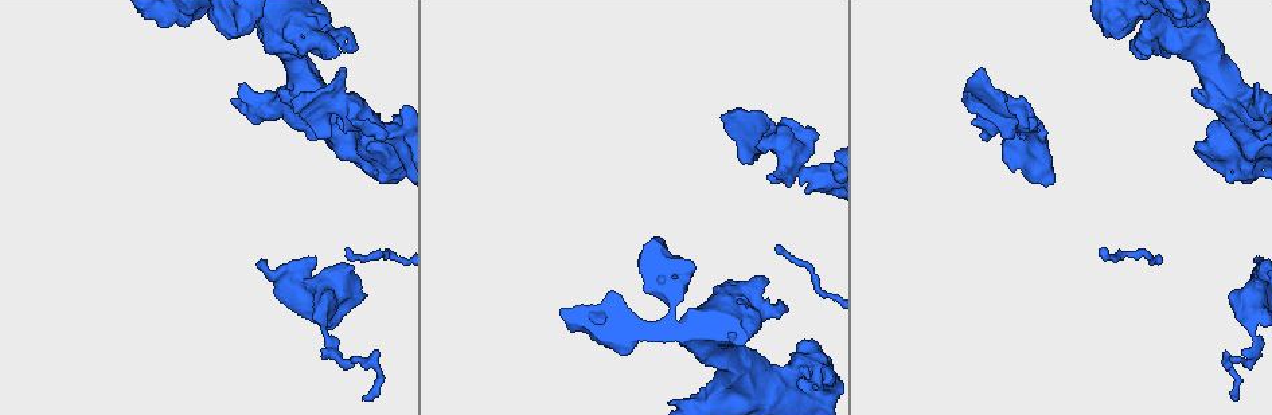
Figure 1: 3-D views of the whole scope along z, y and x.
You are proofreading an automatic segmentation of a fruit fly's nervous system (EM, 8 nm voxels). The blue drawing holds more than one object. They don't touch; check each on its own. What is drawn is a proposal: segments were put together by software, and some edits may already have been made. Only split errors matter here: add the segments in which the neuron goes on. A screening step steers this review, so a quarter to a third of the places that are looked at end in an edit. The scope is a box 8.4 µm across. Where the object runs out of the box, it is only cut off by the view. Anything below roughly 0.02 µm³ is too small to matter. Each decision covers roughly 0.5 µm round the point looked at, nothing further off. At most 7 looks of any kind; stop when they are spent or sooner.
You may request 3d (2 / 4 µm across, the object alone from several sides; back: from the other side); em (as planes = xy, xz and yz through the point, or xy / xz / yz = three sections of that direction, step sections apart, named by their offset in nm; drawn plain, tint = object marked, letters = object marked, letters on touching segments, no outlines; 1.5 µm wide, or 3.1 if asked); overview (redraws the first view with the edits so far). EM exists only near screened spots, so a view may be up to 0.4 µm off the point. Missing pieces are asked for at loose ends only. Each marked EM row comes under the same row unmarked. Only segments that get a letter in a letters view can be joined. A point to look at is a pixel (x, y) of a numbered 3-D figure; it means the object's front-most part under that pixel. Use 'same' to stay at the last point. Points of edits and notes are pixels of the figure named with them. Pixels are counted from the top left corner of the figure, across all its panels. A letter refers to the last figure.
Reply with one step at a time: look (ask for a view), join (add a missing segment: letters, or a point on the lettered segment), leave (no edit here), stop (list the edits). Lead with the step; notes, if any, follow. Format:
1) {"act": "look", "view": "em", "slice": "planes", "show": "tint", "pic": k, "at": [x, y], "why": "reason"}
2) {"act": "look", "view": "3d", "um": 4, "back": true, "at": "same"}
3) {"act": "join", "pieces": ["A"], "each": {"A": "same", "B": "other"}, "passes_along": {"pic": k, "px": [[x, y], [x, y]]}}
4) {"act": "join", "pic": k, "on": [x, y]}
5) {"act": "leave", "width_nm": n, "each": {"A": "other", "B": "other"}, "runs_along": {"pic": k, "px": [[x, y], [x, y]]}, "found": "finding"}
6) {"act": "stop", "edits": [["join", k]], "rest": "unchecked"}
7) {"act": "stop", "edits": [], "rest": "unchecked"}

{"act": "look", "view": "em", "slice": "planes", "show": "letters", "pic": 1, "at": [807, 370], "why": "an open end"}

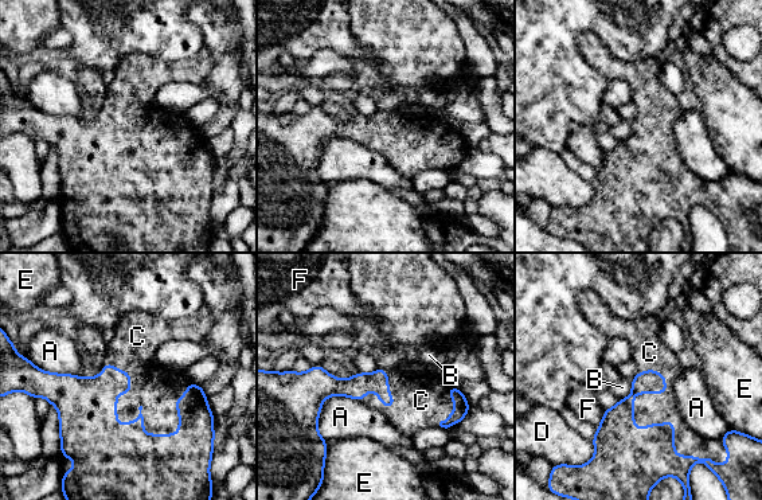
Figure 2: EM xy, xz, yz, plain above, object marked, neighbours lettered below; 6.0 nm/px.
{"act": "join", "pieces": ["C"], "each": {"A": "other", "B": "other", "C": "same", "D": "other", "E": "other", "F": "other"}, "passes_along": {"pic": 2, "px": [[112, 461], [116, 420], [147, 391]]}, "found": "it goes on there"}

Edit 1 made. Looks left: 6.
{"act": "look", "view": "overview"}

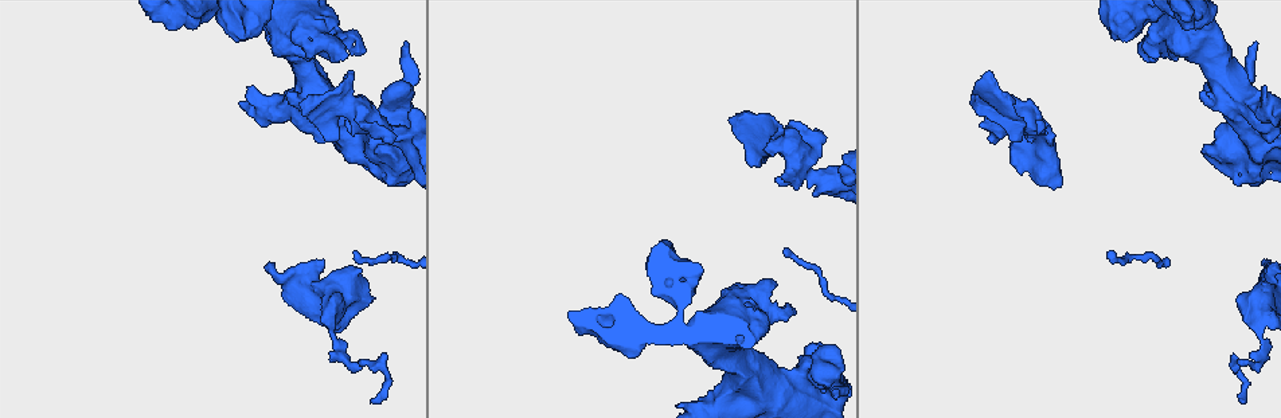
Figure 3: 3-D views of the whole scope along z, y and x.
{"act": "look", "view": "em", "slice": "xy", "step": 4, "show": "letters", "pic": 3, "at": [820, 134], "why": "free end"}

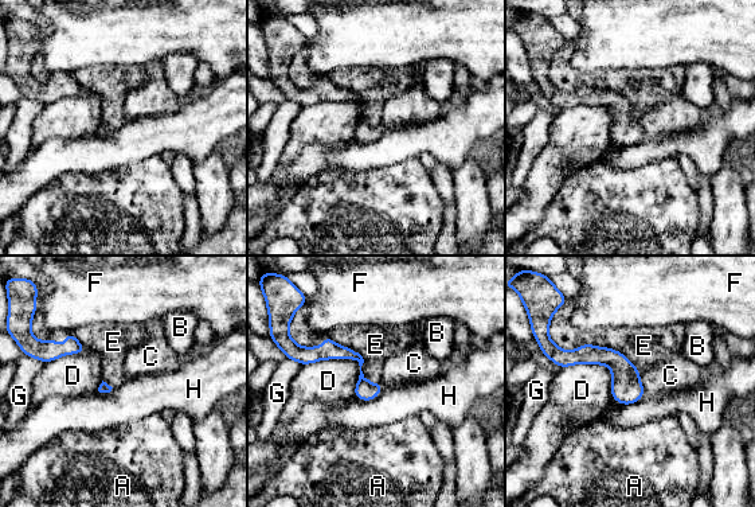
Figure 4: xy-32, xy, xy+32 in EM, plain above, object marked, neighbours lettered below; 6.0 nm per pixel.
{"act": "leave", "each": {"A": "other", "B": "other", "C": "other", "D": "other", "E": "other", "F": "other", "G": "other", "H": "other"}, "runs_along": {"pic": 4, "px": [[560, 354], [605, 355], [640, 393]]}, "found": "no lettered segment goes on from it"}

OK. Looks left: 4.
{"act": "look", "view": "3d", "um": 4, "pic": 3, "at": [372, 401], "why": "an open end"}

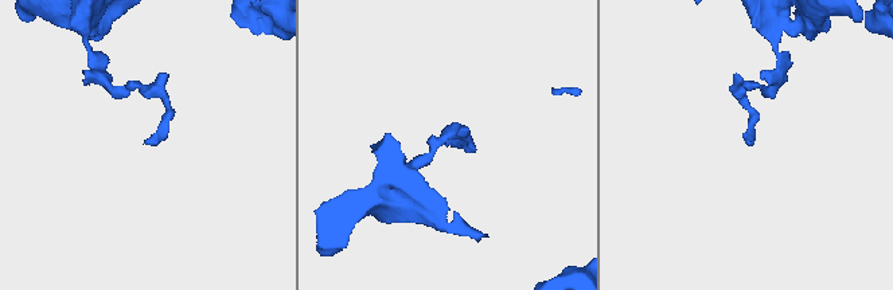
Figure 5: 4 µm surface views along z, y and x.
{"act": "look", "view": "em", "slice": "xz", "step": 4, "show": "tint", "pic": 5, "at": [752, 143]}

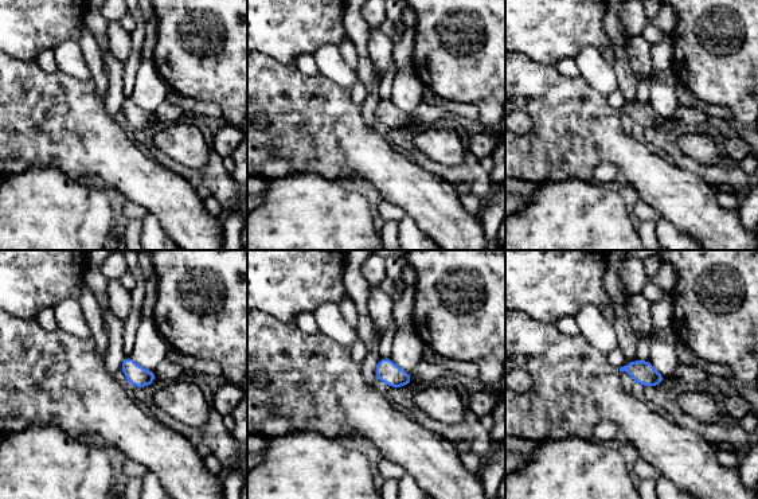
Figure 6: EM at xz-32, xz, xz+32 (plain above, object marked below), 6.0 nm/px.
{"act": "look", "view": "em", "slice": "planes", "show": "letters", "at": "same", "why": "cut it another way"}

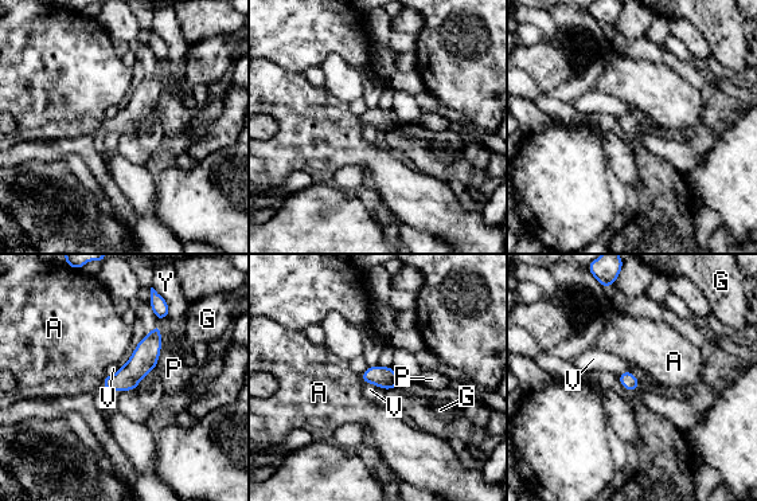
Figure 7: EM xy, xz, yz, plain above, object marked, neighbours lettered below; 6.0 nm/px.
{"act": "leave", "width_nm": 100, "each": {"A": "other", "G": "other", "P": "other", "V": "other", "Y": "other"}, "runs_along": {"pic": 7, "px": [[157, 331], [145, 356], [109, 386]]}, "found": "no lettered segment goes on from it"}

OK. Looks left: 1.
{"act": "stop", "edits": [["join", 2]], "rest": "unchecked"}

